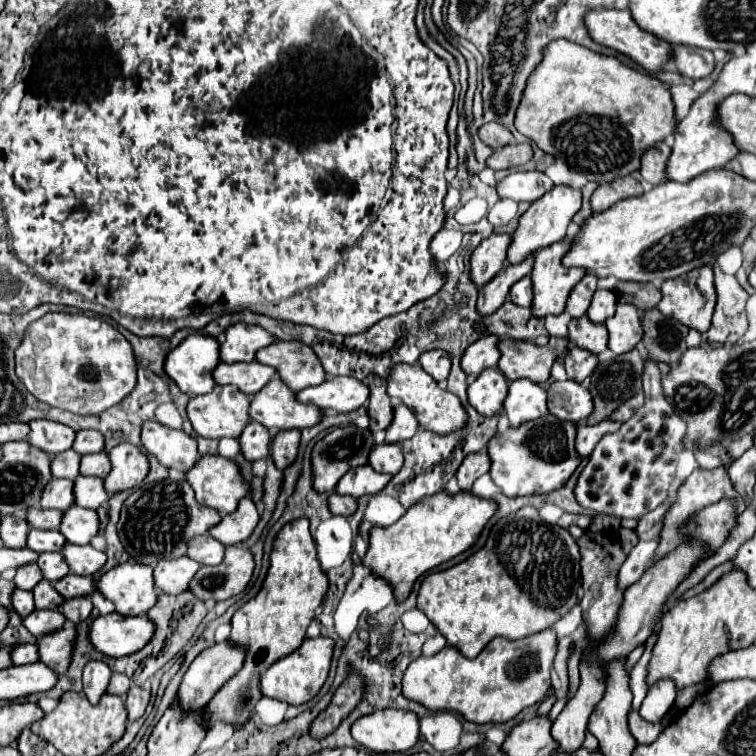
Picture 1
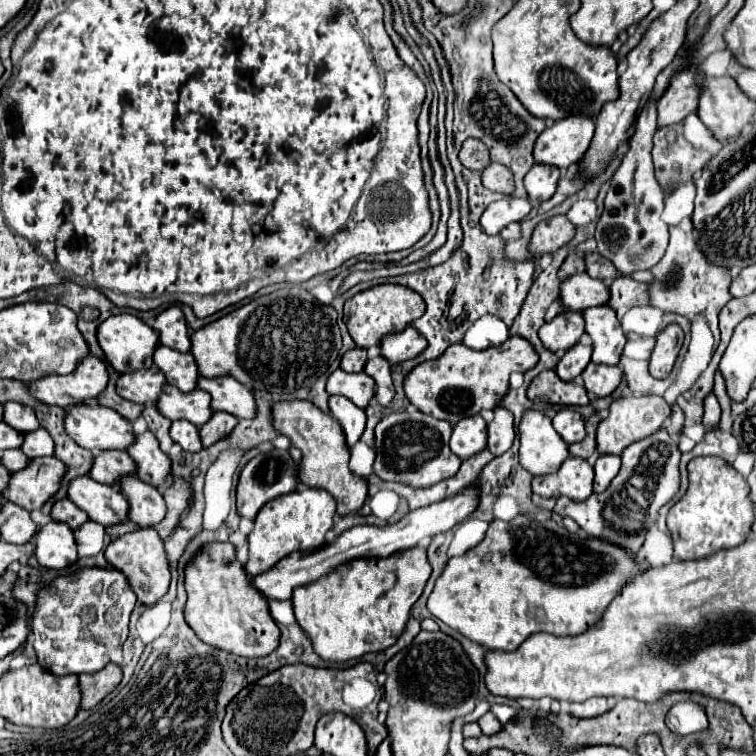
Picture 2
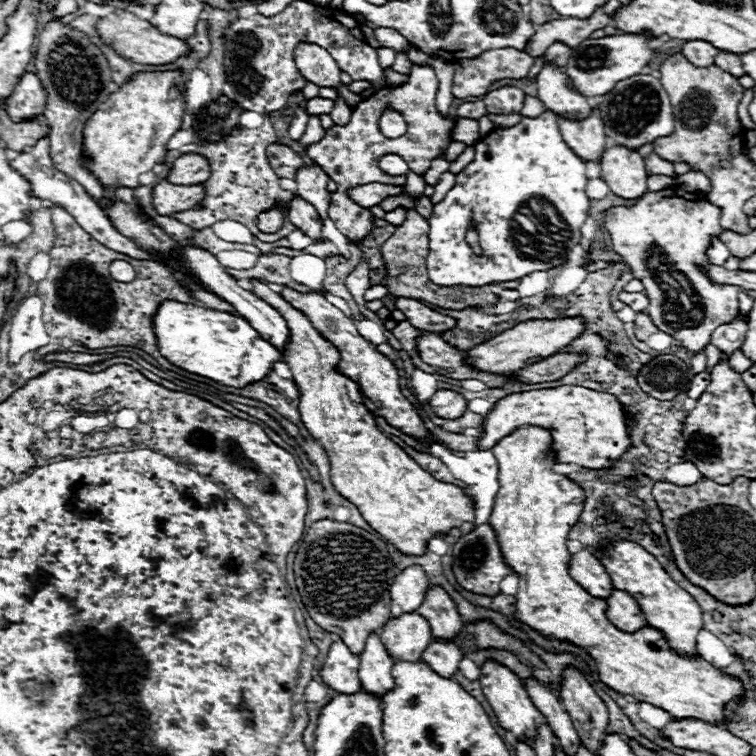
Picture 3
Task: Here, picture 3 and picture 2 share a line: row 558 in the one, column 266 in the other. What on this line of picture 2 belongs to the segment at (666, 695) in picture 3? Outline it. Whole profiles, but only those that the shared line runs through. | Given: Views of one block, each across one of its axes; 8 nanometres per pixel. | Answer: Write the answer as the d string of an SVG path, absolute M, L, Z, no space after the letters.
M306 488L302 492L290 492L268 502L254 520L254 530L248 536L248 560L244 564L246 574L258 576L272 568L278 560L292 552L312 552L326 544L326 532L334 526L336 500L318 488Z

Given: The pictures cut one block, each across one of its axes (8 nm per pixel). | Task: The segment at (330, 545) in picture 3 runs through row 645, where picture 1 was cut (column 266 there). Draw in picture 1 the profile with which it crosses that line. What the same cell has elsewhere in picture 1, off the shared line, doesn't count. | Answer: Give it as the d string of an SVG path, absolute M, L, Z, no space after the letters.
M274 340L272 346L260 348L256 352L260 364L270 364L276 368L282 382L292 390L300 392L306 386L314 386L326 380L324 368L310 346L300 340Z

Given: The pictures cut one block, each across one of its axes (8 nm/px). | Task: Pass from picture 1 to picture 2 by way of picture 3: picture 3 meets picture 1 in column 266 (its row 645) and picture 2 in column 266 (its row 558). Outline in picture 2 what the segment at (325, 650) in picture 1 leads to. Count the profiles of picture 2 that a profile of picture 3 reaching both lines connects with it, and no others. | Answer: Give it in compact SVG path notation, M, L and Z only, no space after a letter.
M206 544L186 566L186 622L206 644L244 658L264 658L280 644L280 628L270 618L268 602L250 586L244 564L236 560L234 546Z

